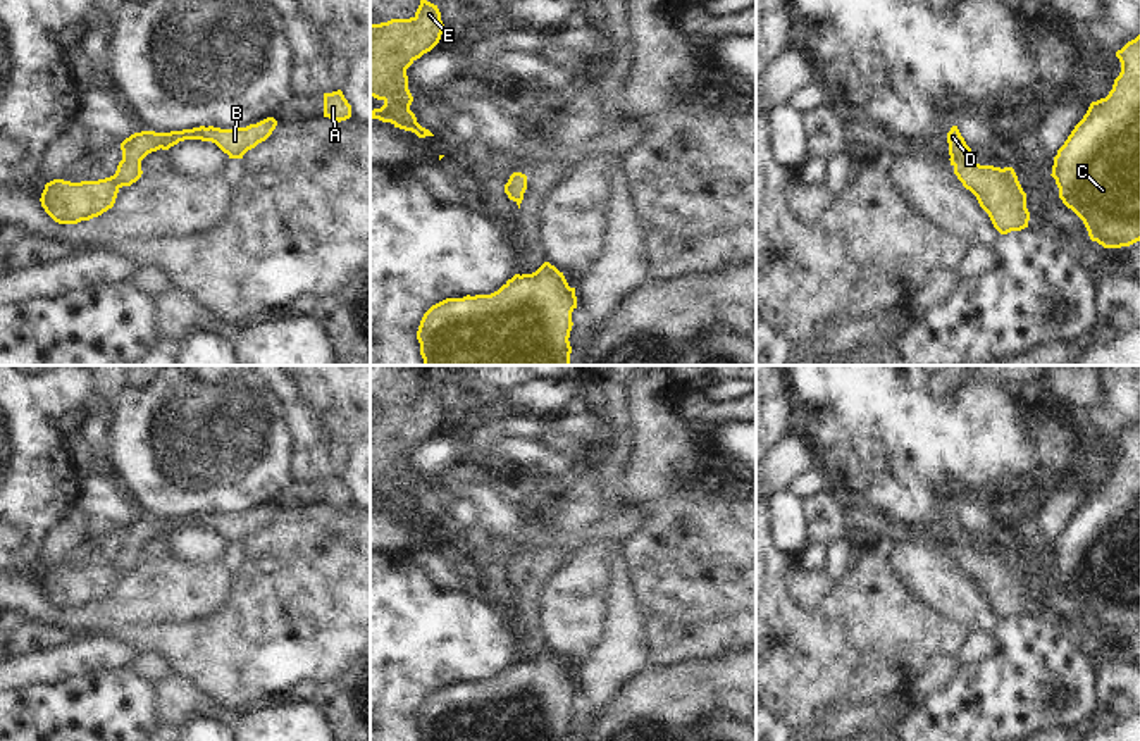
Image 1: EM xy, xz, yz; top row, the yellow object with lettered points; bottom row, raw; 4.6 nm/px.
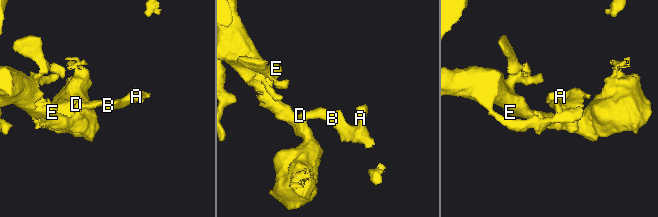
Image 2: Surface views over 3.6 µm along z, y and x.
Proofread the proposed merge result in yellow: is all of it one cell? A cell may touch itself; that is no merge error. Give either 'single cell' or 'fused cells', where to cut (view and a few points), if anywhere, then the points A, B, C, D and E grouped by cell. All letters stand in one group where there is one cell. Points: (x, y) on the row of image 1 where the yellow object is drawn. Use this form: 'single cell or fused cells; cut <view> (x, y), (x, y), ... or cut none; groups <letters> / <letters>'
single cell; cut none; groups A B C D E

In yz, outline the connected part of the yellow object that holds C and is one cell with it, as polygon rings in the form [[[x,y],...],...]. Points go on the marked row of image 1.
[[[1140,34],[1116,52],[1121,72],[1106,98],[1092,102],[1057,150],[1052,177],[1059,198],[1085,224],[1092,241],[1121,248],[1140,241]]]

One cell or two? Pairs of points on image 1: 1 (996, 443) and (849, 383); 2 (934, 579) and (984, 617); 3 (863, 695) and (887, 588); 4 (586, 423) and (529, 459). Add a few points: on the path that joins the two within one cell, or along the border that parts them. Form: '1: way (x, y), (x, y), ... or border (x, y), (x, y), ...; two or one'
1: way (960, 442), (908, 442), (885, 419); one
2: way (946, 588), (972, 610); one
3: way (856, 669), (856, 626), (868, 614); one
4: border (510, 436), (534, 440); two

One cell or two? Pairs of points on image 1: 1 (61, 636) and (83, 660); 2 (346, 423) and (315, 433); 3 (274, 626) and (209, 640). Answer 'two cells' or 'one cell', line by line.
1: two cells
2: two cells
3: one cell

